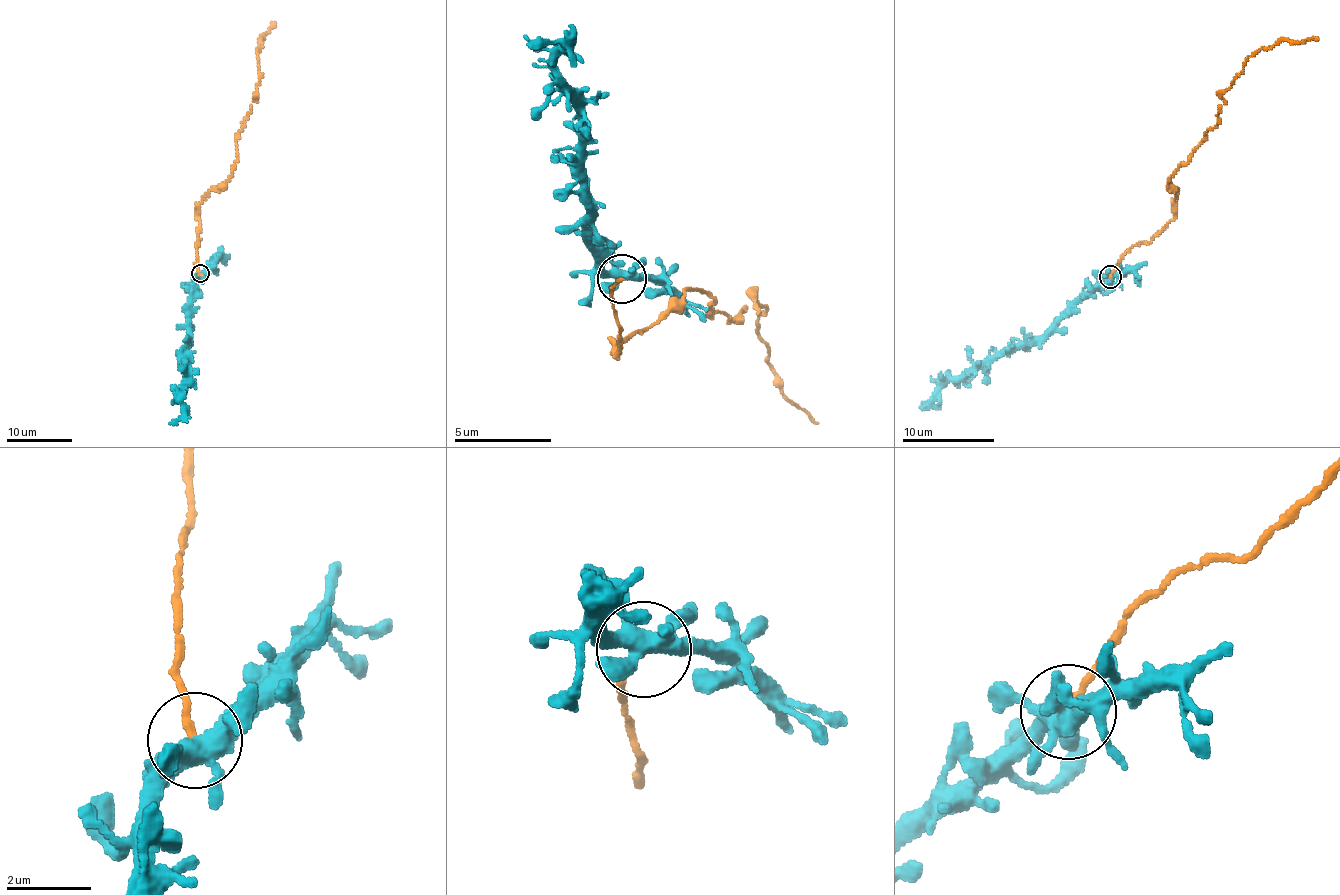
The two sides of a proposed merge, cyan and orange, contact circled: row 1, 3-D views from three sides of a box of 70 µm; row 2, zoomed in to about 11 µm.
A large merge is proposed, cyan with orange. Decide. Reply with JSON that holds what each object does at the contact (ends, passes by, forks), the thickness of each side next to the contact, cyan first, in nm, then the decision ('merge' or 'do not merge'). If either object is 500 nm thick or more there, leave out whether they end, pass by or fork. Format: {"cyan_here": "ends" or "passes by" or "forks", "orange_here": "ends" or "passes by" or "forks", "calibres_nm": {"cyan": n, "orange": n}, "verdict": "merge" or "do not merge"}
{"cyan_here": "forks", "orange_here": "ends", "calibres_nm": {"cyan": 440, "orange": 180}, "verdict": "do not merge"}

